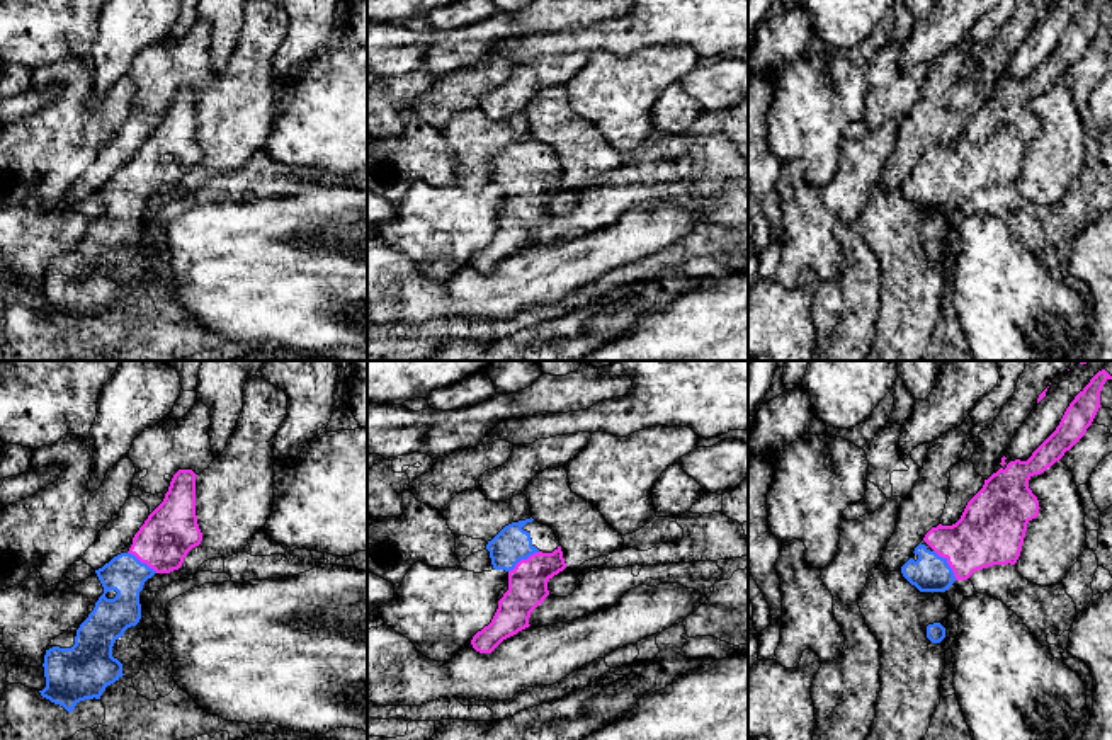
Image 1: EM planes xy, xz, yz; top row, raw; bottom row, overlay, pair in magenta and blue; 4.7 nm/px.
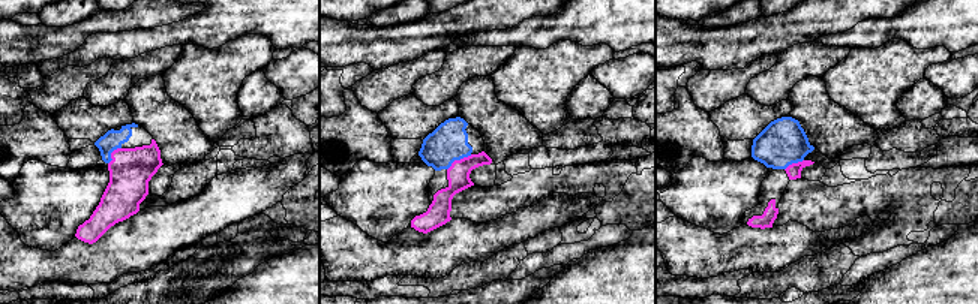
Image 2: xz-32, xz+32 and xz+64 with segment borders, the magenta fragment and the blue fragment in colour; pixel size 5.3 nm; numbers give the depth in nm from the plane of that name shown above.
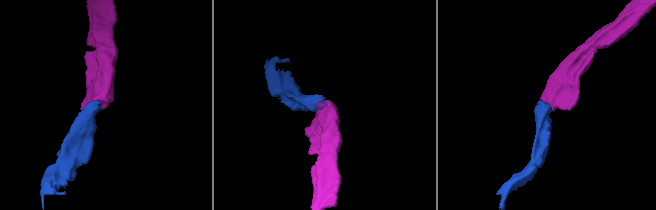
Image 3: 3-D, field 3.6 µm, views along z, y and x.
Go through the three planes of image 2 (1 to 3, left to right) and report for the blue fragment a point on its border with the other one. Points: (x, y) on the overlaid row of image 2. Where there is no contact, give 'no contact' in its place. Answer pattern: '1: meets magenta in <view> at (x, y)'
1: meets magenta in xz-32 at (111, 154)
2: meets magenta in xz+32 at (458, 160)
3: meets magenta in xz+64 at (794, 163)

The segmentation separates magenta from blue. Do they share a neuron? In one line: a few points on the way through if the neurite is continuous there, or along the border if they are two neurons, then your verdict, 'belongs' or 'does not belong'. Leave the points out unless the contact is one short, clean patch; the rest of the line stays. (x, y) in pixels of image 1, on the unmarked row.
across yz (990, 150), (947, 181), (930, 191) | belongs

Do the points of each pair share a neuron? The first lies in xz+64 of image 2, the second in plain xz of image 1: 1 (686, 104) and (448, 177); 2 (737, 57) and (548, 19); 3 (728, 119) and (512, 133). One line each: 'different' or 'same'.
1: same
2: same
3: same

